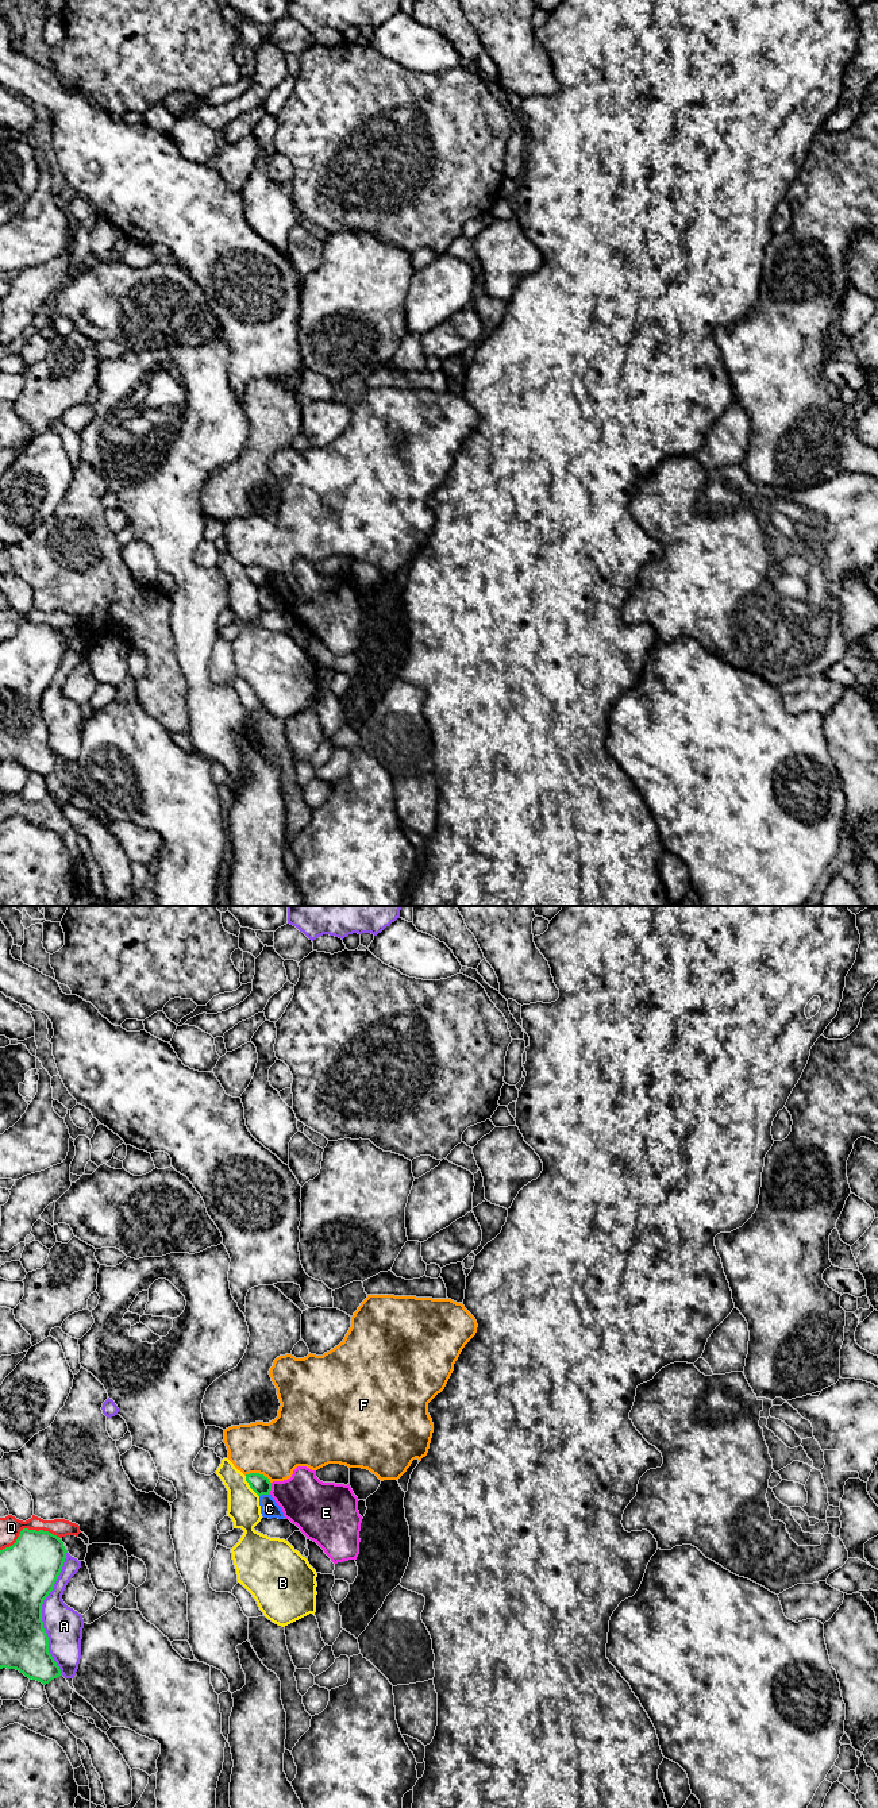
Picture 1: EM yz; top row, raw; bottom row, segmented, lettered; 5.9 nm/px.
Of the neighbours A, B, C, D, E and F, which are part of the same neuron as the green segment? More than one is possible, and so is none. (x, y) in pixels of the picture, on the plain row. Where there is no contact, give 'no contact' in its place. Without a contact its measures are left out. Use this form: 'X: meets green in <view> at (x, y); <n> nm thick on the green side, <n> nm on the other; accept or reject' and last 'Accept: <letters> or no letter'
A: meets green in yz at (41, 706); 340 nm thick on the green side, 220 nm on the other; reject
B: meets green in yz at (250, 579); 110 nm thick on the green side, 190 nm on the other; reject
C: meets green in yz at (264, 586); 110 nm thick on the green side, 110 nm on the other; reject
D: meets green in yz at (27, 621); 360 nm thick on the green side, 130 nm on the other; reject
E: meets green in yz at (270, 581); 110 nm thick on the green side, 300 nm on the other; reject
F: meets green in yz at (258, 566); 110 nm thick on the green side, 320 nm on the other; reject
Accept: no letter

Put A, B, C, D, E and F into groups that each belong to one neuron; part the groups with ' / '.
A / B / C / D / E / F

